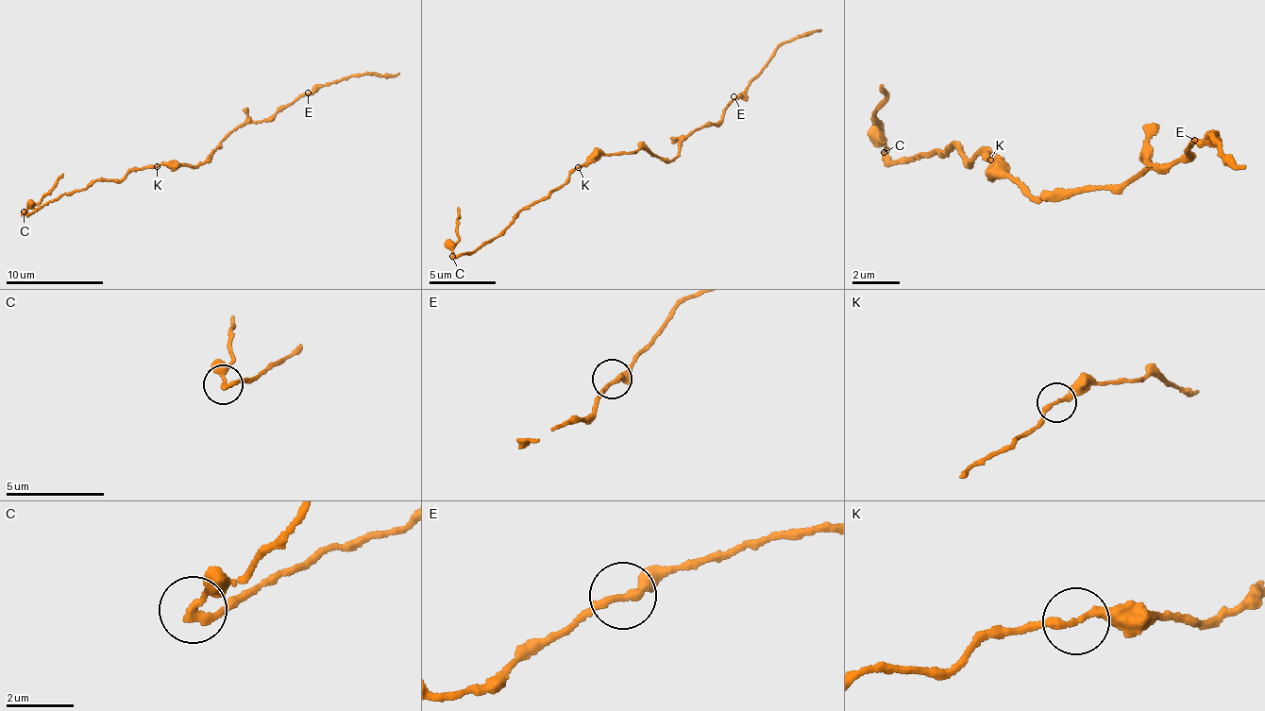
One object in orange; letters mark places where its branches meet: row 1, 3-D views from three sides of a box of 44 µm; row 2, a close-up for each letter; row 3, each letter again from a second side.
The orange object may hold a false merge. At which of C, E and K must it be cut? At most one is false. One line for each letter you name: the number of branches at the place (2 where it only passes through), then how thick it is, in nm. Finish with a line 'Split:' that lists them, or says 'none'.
C: 2 | 220 nm
Split: C

